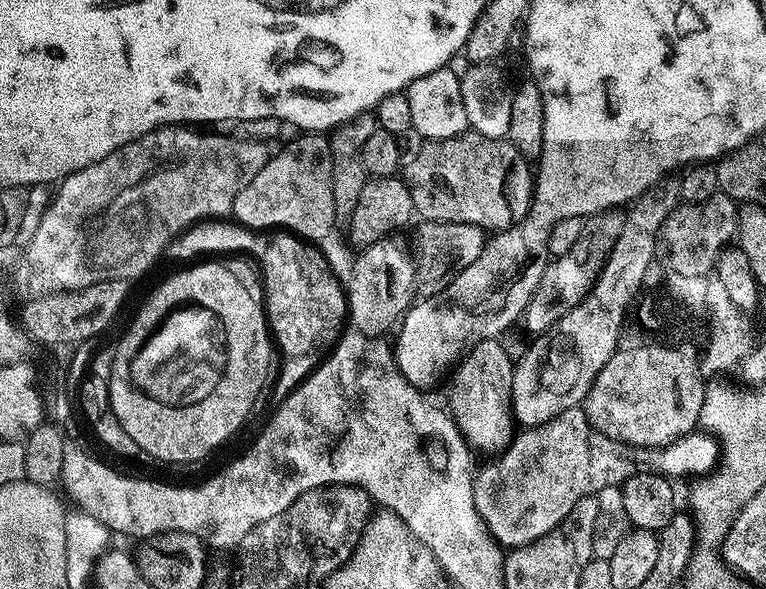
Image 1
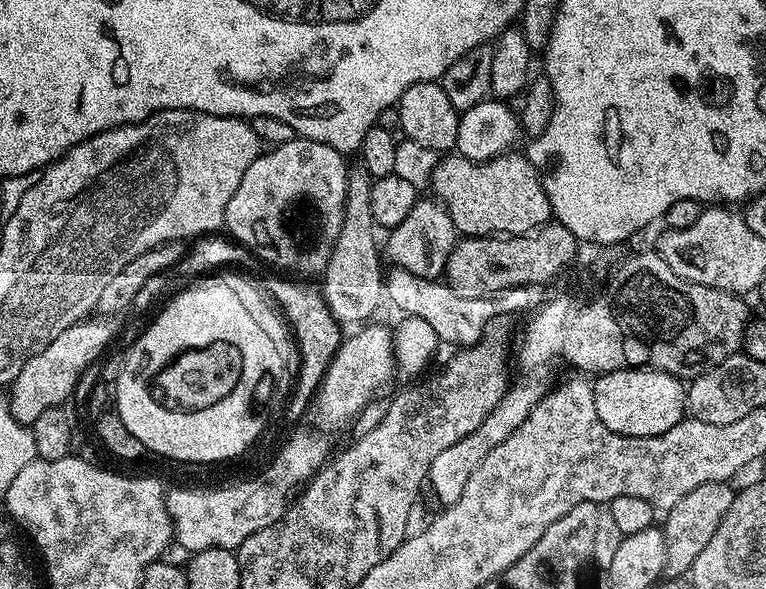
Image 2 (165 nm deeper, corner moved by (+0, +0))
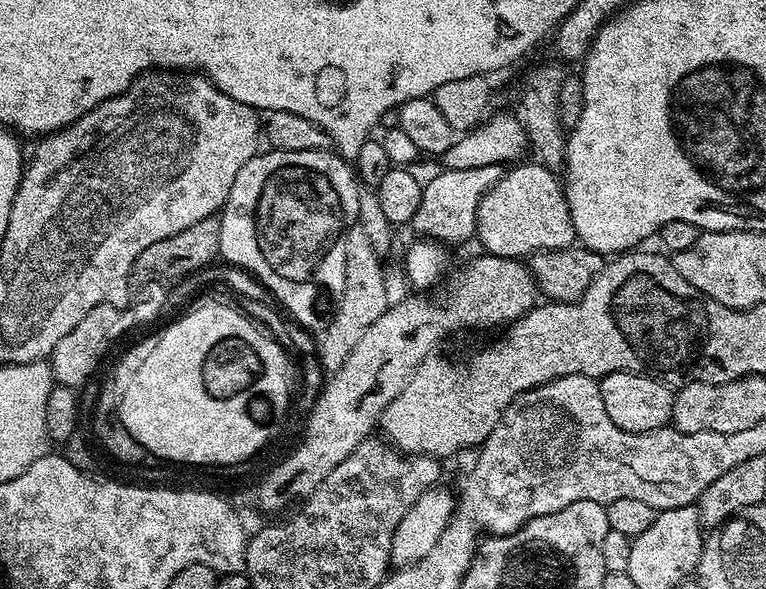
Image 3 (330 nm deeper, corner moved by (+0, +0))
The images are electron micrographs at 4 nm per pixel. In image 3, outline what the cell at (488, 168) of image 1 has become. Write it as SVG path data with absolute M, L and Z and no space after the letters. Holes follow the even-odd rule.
M539 162L524 163L509 167L478 202L475 239L487 255L531 258L535 252L562 250L577 243L565 185L556 181L553 169Z

